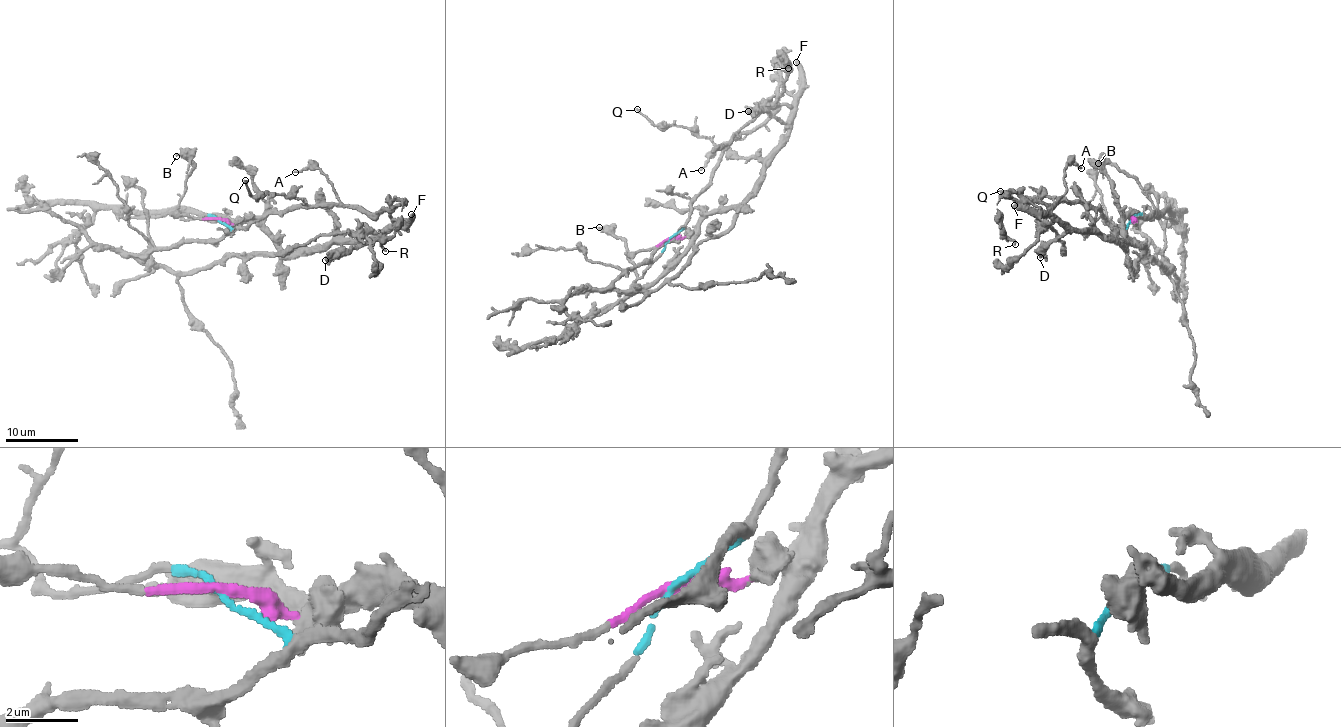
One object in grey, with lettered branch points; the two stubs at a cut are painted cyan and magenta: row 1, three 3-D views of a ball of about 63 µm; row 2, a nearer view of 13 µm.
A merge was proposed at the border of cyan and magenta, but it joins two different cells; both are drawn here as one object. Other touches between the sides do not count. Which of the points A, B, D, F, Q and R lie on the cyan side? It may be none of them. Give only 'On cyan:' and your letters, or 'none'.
On cyan: A, B, Q, R

